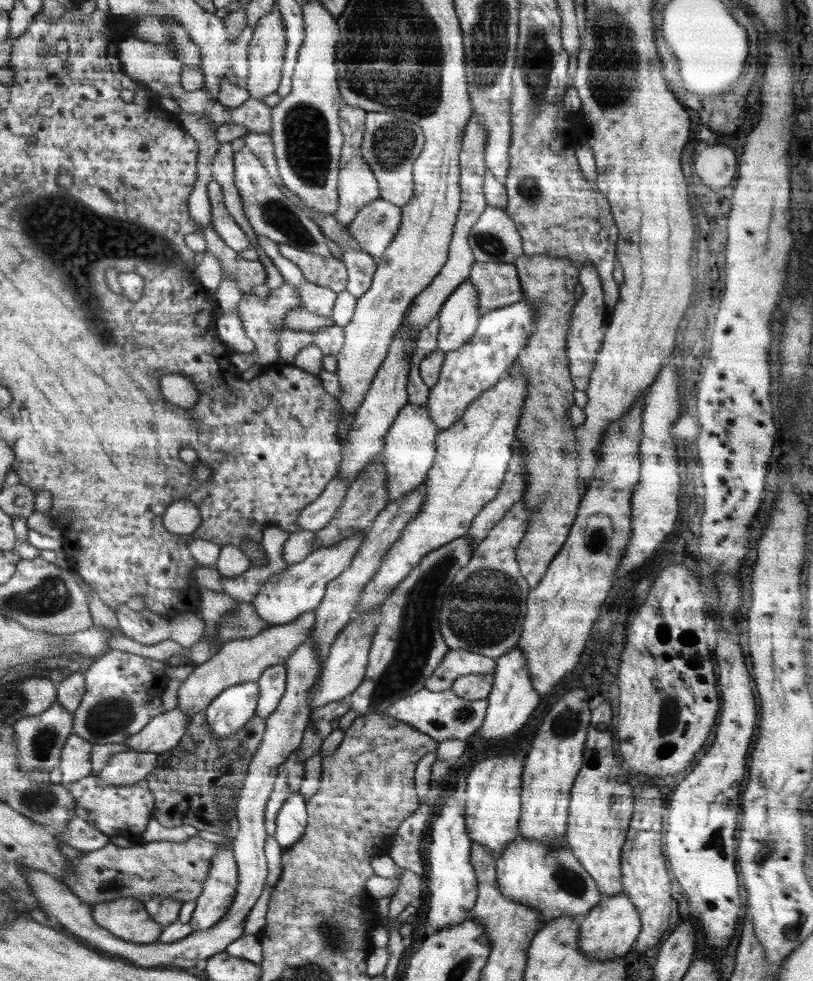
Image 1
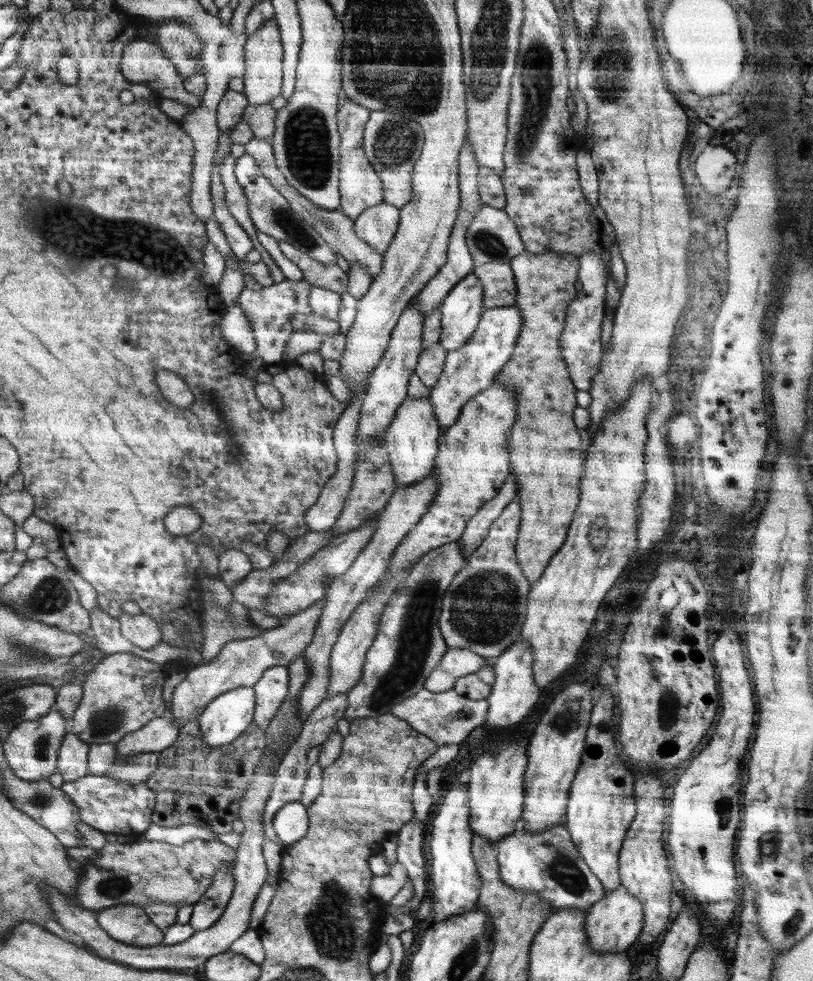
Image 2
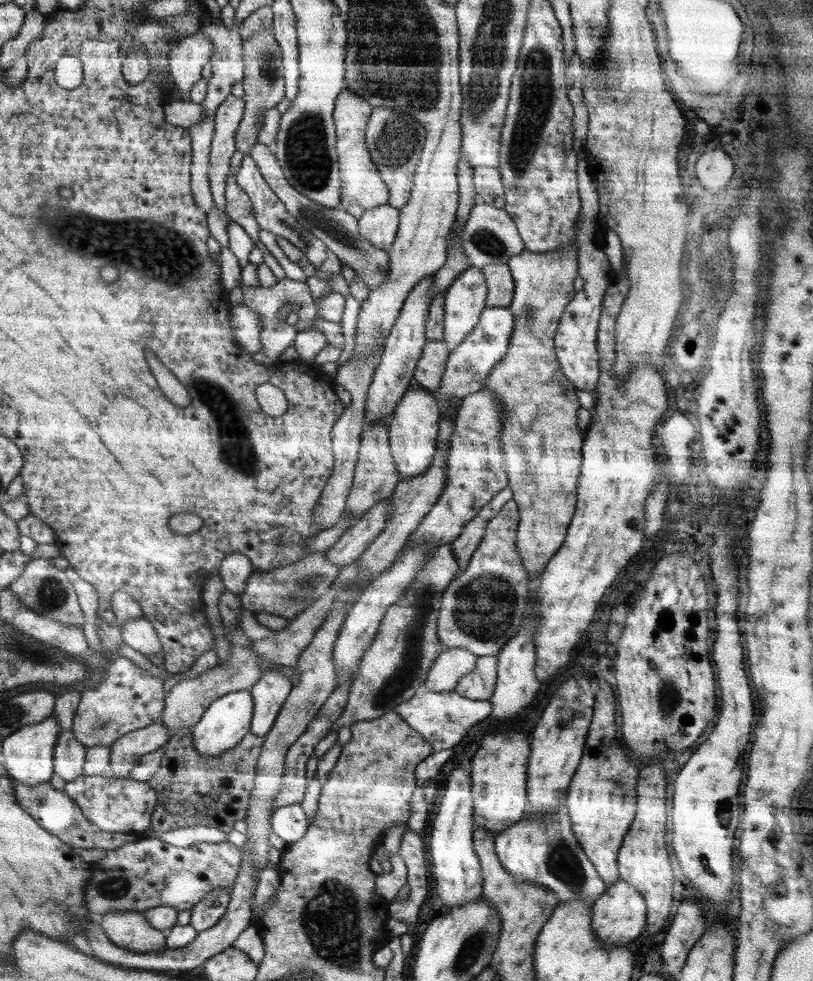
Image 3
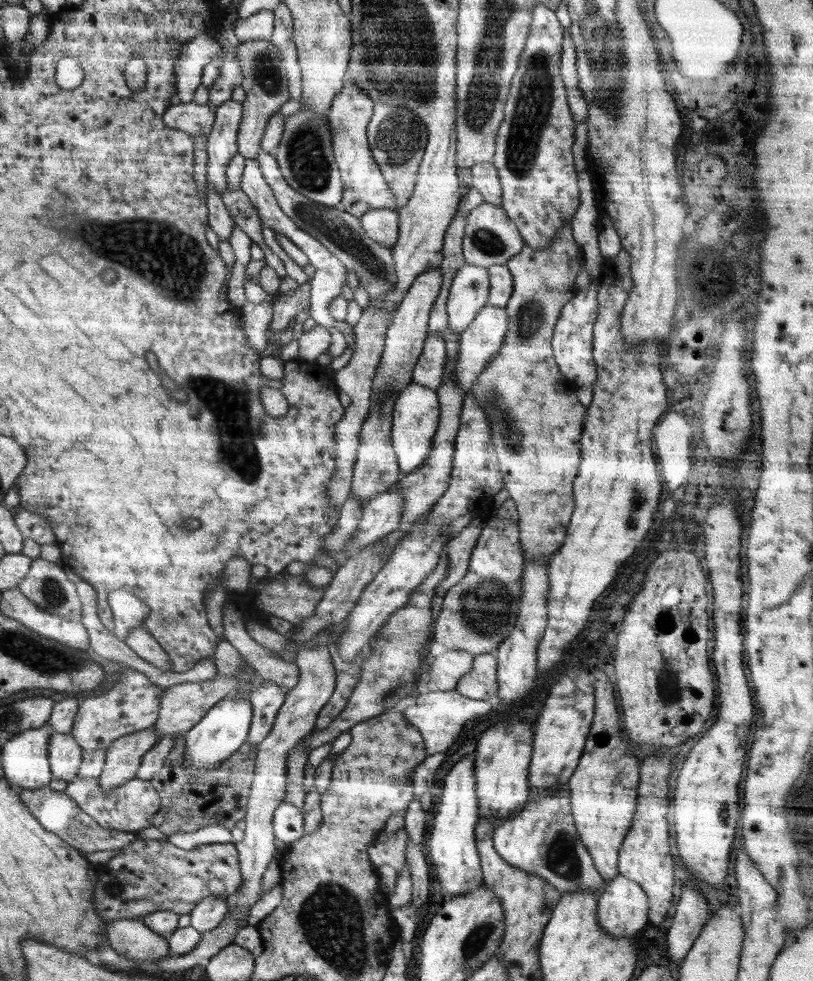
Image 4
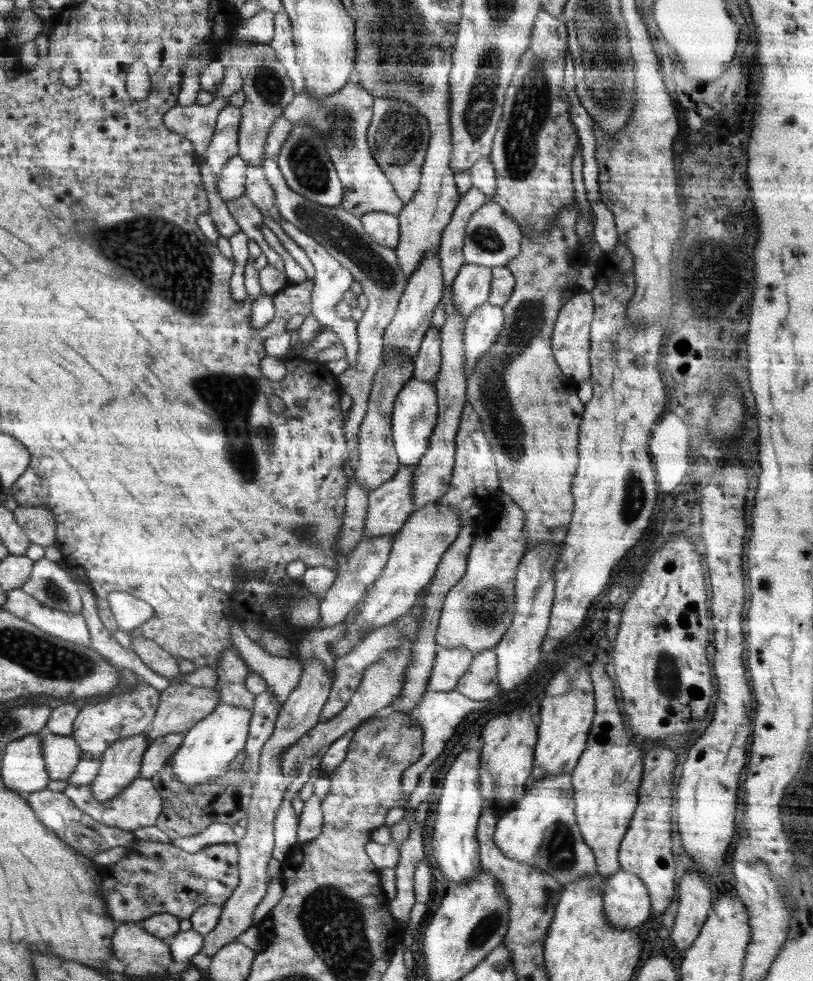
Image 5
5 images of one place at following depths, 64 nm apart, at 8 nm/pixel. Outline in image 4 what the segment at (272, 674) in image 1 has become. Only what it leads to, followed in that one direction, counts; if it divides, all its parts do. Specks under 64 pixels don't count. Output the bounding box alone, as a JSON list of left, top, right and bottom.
[247,681,287,747]

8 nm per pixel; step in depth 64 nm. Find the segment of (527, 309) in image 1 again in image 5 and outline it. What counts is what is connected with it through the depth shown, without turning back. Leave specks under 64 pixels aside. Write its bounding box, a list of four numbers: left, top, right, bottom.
[463,301,505,374]

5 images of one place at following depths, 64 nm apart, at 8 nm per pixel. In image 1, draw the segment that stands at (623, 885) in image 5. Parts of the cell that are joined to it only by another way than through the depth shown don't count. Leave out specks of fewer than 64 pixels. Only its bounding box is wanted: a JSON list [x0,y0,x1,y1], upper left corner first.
[579,893,641,961]

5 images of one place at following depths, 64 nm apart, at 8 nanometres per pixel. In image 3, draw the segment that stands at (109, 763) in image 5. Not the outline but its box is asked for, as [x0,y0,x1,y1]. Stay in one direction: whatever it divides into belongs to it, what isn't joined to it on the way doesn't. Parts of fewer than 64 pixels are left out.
[107,720,172,779]

